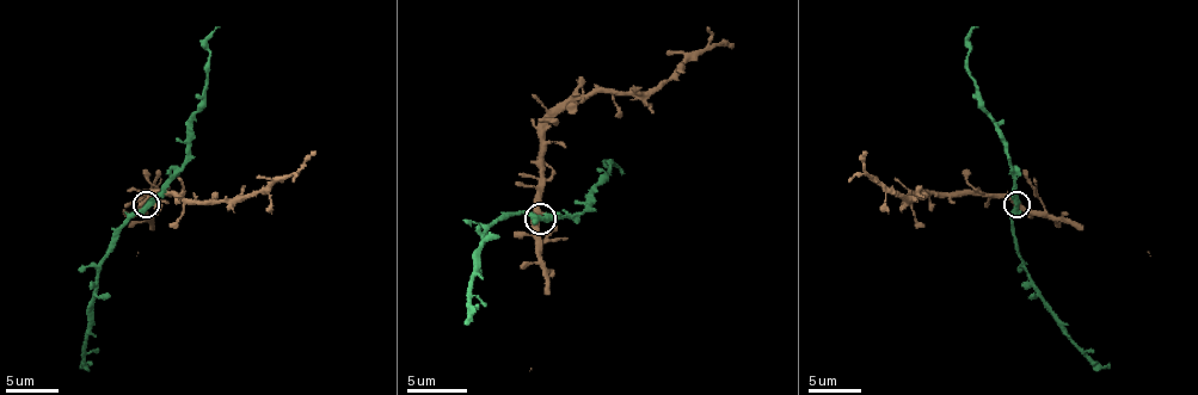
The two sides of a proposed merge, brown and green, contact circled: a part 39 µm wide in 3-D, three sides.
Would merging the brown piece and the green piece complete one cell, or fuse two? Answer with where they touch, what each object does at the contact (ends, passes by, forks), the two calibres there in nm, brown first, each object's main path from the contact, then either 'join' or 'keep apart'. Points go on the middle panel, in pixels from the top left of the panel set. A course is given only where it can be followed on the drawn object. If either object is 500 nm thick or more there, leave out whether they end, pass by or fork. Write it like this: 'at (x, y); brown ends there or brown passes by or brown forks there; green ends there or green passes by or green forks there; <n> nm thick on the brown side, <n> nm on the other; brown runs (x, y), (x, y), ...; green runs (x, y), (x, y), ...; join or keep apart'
at (540, 218); brown passes by; green forks there; 480 nm thick on the brown side, 360 nm on the other; brown runs (538, 217), (544, 128), (573, 100), (598, 91), (658, 88), (706, 49), (733, 43); green runs (541, 217), (514, 211), (484, 233), (465, 323); keep apart

